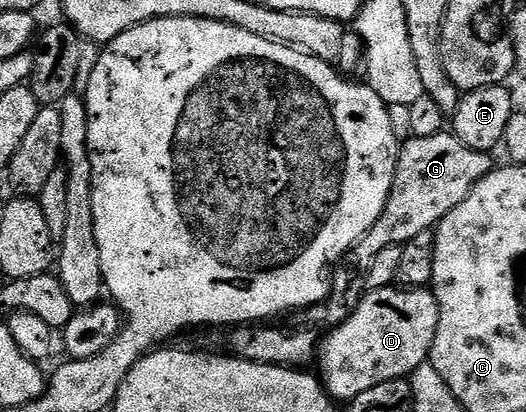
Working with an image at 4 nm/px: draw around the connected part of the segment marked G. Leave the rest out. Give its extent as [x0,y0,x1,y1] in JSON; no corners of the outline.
[363,131,491,254]

